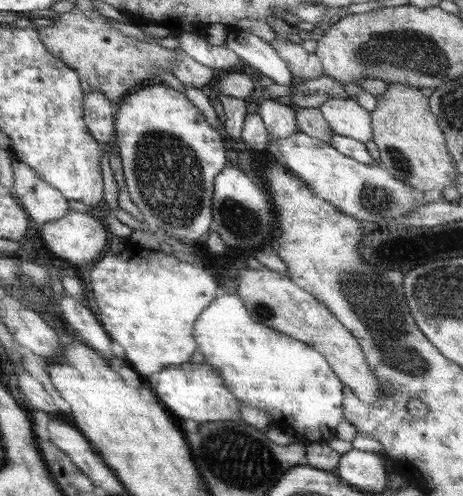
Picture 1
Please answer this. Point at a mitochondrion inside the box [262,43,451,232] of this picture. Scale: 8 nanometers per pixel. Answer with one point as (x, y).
(375, 199)

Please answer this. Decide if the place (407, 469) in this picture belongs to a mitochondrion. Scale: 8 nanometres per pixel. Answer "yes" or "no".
no

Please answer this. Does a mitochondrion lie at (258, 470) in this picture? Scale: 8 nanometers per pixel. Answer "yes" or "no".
yes

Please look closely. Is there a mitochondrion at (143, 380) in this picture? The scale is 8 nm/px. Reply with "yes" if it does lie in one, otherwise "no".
no

